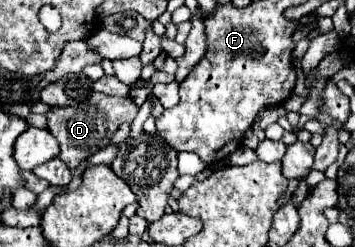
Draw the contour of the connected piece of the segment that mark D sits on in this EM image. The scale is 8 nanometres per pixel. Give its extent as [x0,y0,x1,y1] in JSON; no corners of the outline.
[46,92,138,170]

